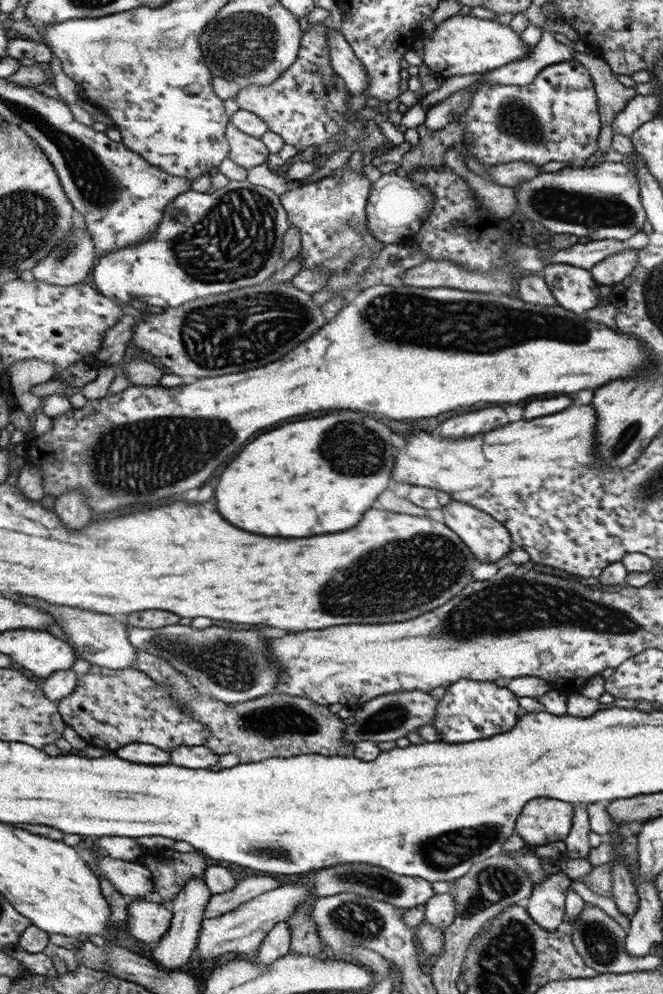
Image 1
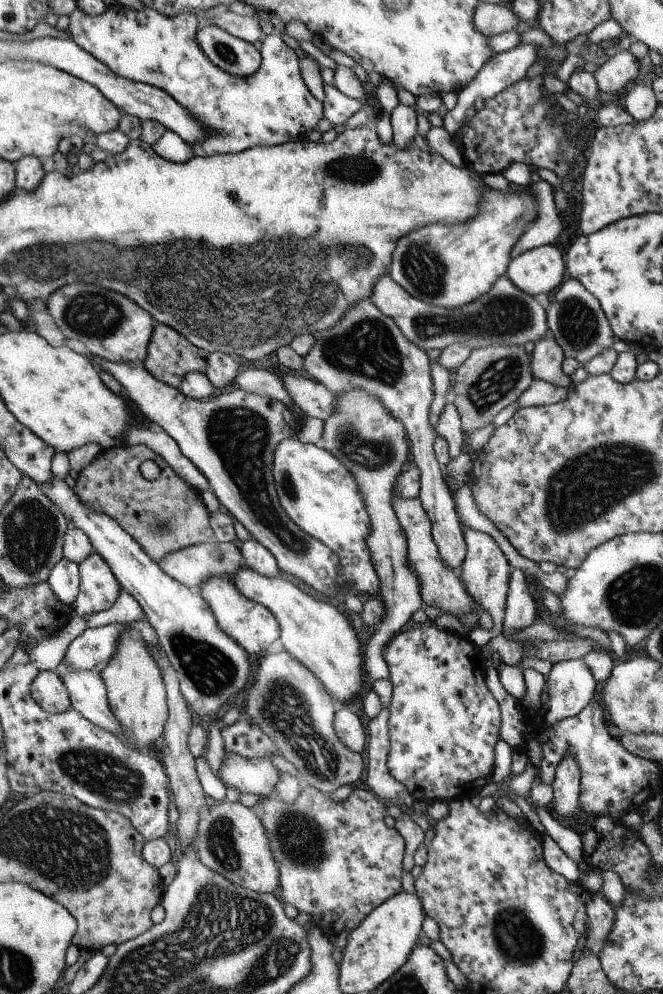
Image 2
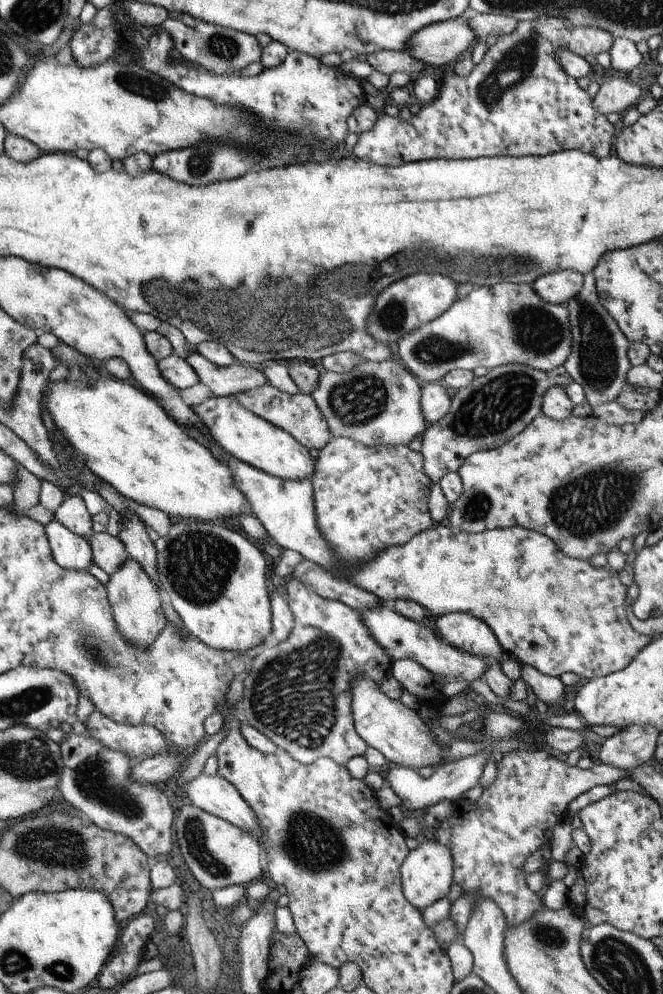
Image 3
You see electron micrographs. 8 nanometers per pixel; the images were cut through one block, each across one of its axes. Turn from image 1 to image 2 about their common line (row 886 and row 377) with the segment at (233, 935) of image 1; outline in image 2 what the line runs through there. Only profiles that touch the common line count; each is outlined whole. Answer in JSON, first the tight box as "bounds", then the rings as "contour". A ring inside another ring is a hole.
{"bounds":[278,373,336,422],"contour":[[[280,373],[278,376],[286,392],[304,415],[316,417],[322,422],[328,415],[333,415],[336,394],[321,382],[296,374]]]}

